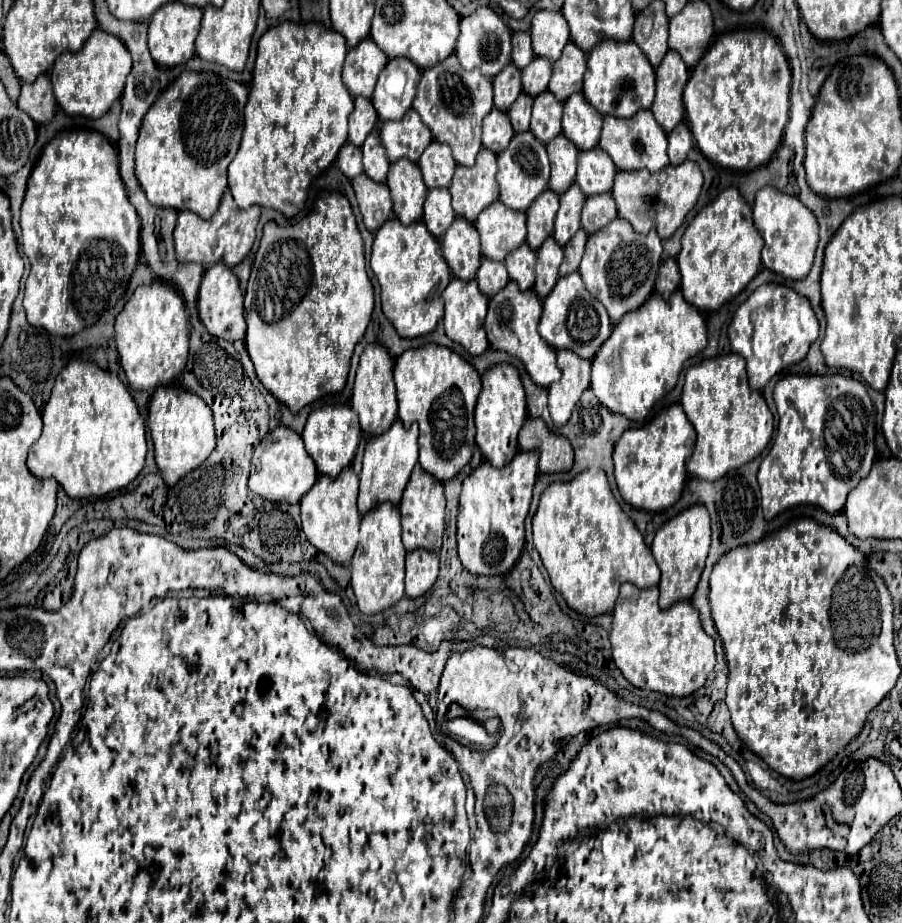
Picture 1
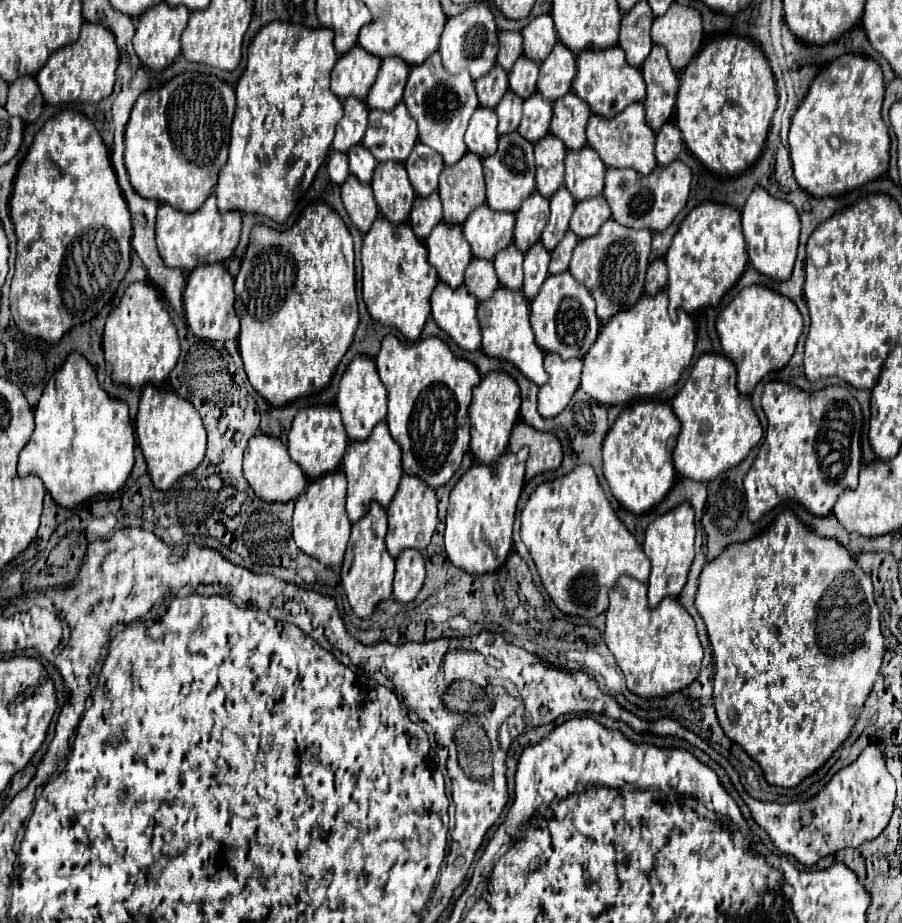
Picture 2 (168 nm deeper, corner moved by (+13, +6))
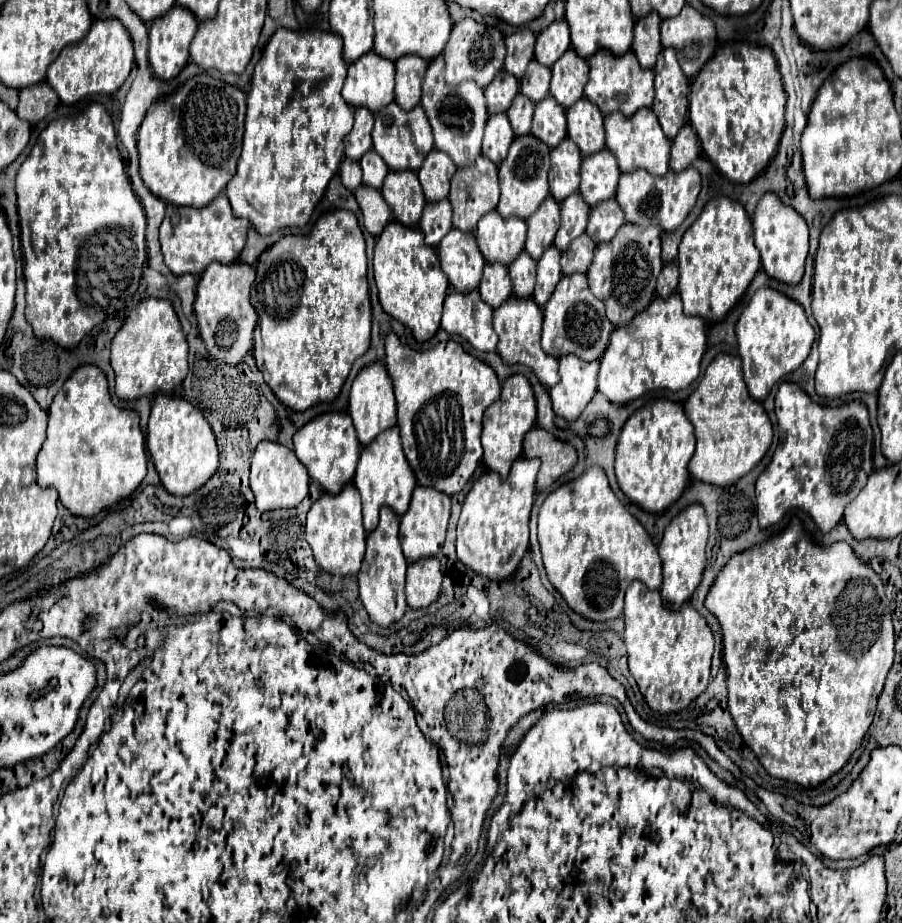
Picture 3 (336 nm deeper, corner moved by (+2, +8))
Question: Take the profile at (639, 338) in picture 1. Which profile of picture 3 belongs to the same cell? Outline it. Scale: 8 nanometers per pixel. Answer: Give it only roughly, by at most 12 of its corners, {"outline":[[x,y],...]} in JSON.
{"outline":[[679,293],[613,331],[599,391],[625,405],[699,377],[705,319]]}

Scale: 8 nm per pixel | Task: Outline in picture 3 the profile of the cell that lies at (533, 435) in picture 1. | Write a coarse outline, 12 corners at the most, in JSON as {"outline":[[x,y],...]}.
{"outline":[[533,427],[523,441],[527,459],[541,459],[537,491],[577,463],[573,445]]}

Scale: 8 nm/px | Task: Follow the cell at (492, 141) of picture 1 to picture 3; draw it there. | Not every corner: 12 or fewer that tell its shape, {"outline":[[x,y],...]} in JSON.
{"outline":[[505,113],[485,125],[483,155],[499,165],[509,151],[513,131]]}

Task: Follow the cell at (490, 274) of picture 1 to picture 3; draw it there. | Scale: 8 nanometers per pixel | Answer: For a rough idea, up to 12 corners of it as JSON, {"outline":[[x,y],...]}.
{"outline":[[487,263],[479,293],[493,309],[513,293],[507,267]]}

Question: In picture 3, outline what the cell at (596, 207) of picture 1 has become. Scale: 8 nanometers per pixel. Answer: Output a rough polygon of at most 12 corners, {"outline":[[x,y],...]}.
{"outline":[[615,199],[591,209],[587,235],[607,243],[625,217]]}

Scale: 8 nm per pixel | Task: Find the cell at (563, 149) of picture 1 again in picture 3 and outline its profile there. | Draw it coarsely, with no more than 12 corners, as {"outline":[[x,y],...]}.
{"outline":[[565,137],[551,149],[549,185],[561,203],[579,191],[581,151]]}

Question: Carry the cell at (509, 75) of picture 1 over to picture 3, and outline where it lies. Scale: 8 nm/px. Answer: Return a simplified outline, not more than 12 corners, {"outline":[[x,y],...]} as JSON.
{"outline":[[507,71],[485,87],[487,111],[505,113],[519,81]]}

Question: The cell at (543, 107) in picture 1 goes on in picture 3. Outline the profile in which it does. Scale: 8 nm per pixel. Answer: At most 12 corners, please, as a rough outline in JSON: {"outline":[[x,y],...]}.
{"outline":[[553,97],[535,105],[531,133],[549,147],[567,137],[565,109]]}

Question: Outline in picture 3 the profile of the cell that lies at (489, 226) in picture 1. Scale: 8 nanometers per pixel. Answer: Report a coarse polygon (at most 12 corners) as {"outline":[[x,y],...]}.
{"outline":[[481,217],[475,237],[487,263],[511,265],[527,223]]}

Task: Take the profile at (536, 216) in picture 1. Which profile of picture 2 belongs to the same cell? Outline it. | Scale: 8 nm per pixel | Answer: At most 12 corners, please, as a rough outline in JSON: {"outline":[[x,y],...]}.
{"outline":[[534,191],[516,213],[514,245],[526,253],[548,223],[550,201]]}

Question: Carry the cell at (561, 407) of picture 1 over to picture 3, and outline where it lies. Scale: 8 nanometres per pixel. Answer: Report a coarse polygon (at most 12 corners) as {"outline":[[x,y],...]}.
{"outline":[[559,359],[549,389],[555,415],[573,421],[597,391],[599,361]]}

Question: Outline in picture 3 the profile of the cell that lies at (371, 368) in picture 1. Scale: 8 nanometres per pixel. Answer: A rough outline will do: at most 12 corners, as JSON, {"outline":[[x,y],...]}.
{"outline":[[383,363],[359,371],[349,395],[357,437],[369,445],[397,425]]}

